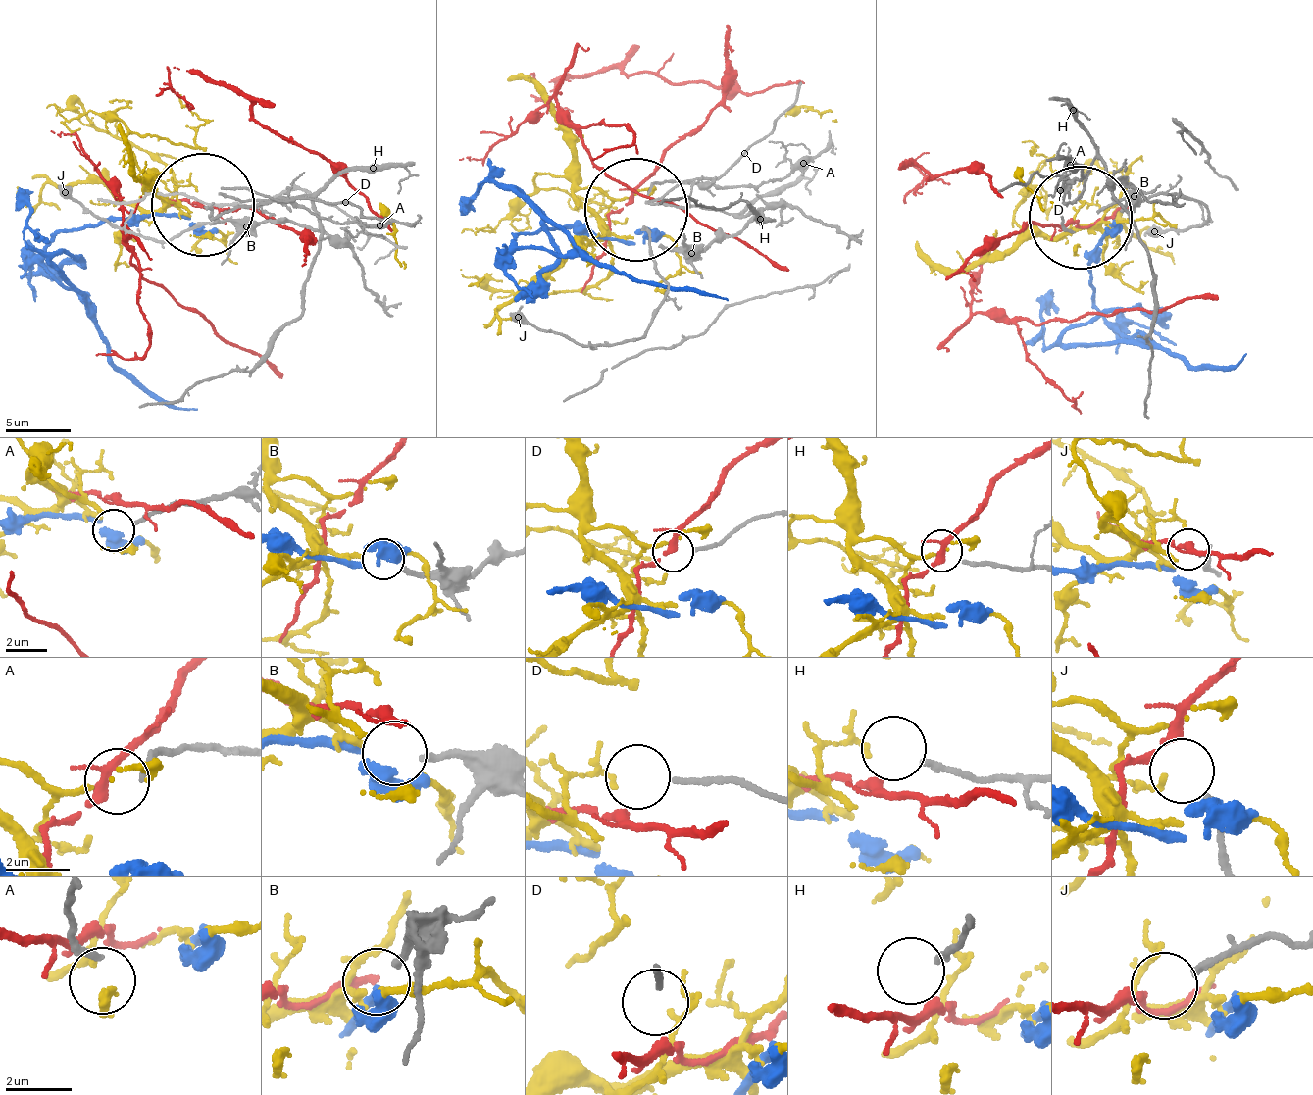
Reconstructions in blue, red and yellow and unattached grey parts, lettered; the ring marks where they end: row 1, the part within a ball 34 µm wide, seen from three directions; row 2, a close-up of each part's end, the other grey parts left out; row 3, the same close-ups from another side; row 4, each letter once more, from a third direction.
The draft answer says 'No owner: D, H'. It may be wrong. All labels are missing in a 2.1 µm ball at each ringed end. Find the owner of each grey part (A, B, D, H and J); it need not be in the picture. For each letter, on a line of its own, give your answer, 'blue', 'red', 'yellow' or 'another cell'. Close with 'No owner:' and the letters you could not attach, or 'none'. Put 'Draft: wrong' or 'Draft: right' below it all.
A: yellow
B: blue
D: another cell
H: another cell
J: red
No owner: D, H
Draft: right

